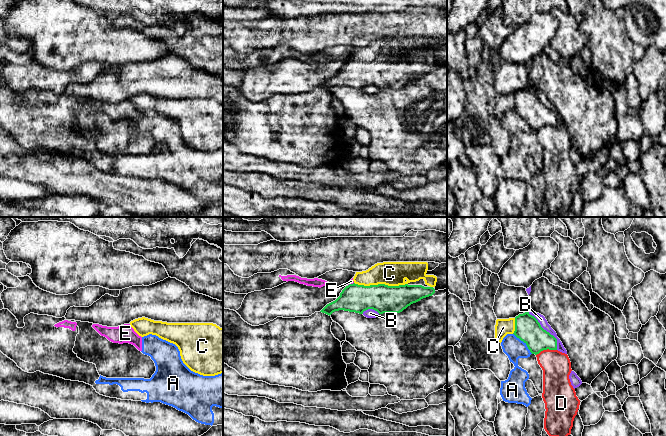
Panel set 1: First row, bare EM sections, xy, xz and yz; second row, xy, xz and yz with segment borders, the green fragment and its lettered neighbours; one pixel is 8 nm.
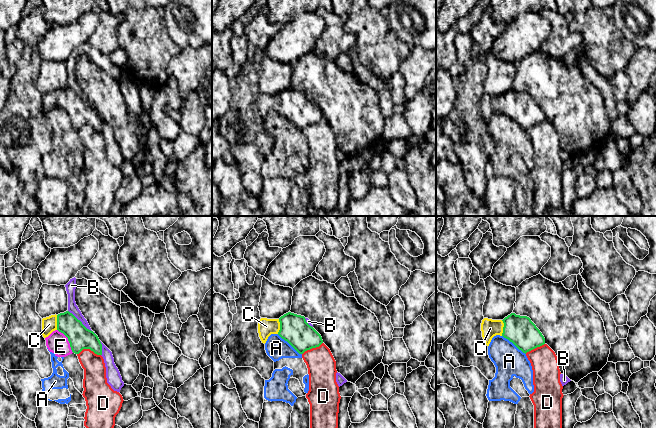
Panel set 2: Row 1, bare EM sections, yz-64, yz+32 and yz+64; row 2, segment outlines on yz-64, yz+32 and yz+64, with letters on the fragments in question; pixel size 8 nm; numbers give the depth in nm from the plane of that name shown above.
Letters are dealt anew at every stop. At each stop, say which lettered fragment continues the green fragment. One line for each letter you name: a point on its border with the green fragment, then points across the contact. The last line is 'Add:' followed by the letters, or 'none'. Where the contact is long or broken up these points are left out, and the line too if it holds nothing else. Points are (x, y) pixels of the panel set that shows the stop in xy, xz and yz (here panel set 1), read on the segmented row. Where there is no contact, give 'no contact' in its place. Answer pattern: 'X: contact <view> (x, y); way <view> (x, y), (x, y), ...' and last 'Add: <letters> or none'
C: contact xz (381, 284)
Add: C

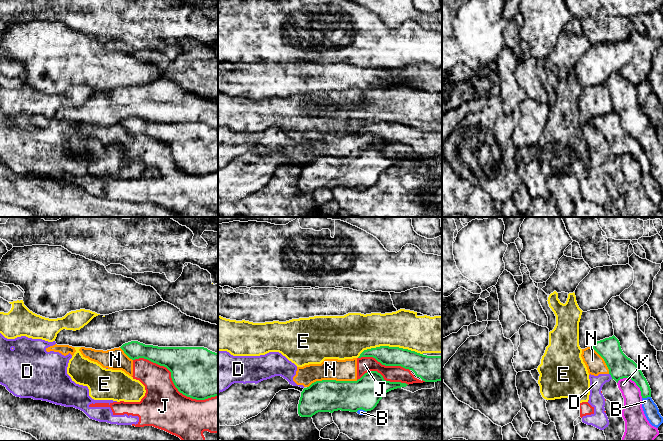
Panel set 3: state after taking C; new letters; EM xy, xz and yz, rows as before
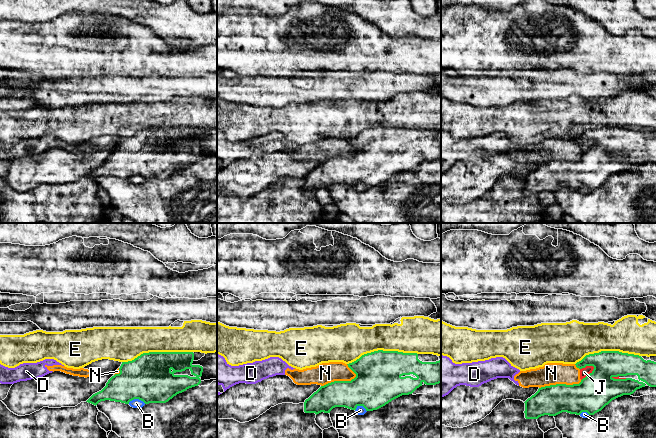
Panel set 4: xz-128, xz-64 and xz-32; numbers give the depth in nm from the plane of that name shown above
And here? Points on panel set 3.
Add: none

